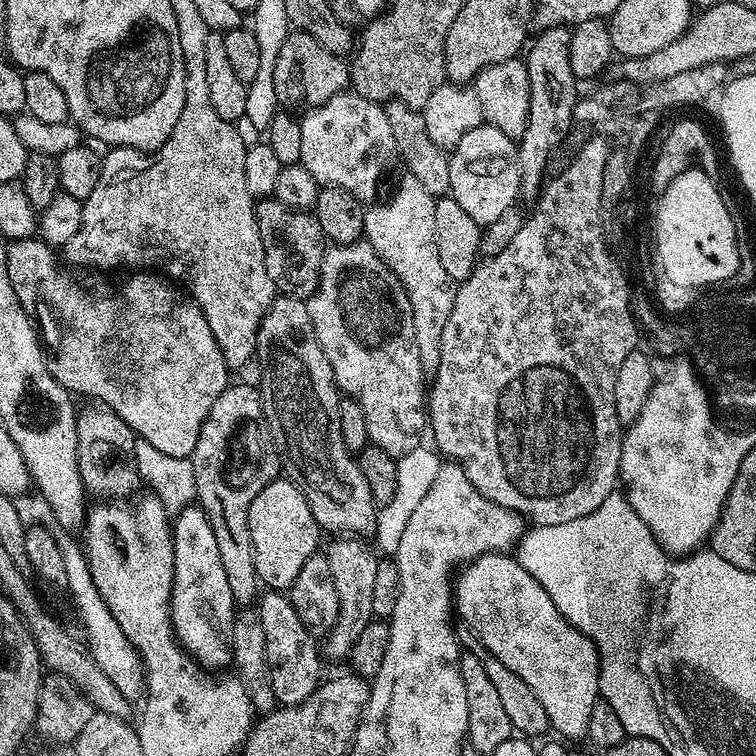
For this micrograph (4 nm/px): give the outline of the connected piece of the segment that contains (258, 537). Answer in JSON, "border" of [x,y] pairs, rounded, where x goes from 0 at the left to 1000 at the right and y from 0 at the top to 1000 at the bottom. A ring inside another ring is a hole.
{"border":[[[380,632],[358,635],[341,653],[341,659],[331,664],[328,694],[336,722],[340,769],[354,780],[385,778],[394,754],[399,751],[399,743],[419,730],[422,720],[418,718],[426,710],[426,700],[418,692],[399,648],[394,648],[394,643]]]}

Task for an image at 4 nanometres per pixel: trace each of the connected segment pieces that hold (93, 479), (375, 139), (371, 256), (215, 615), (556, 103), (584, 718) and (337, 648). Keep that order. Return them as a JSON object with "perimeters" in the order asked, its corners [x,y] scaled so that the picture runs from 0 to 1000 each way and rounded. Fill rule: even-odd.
{"perimeters":[[[[136,537],[107,538],[101,546],[103,574],[103,622],[112,647],[127,659],[169,659],[169,655],[188,640],[180,615],[172,601],[180,597],[180,573],[143,540]]],[[[456,119],[447,123],[442,130],[437,130],[426,140],[419,143],[409,143],[396,155],[399,167],[399,204],[397,205],[397,216],[402,218],[405,225],[410,225],[410,230],[425,246],[447,246],[452,251],[463,251],[463,257],[468,257],[468,262],[474,262],[478,267],[492,267],[499,263],[497,253],[503,249],[503,237],[508,233],[508,226],[513,222],[513,216],[521,212],[524,189],[521,188],[521,177],[516,177],[516,160],[511,157],[507,142],[499,134],[485,132],[484,128],[474,126],[474,123]]],[[[484,320],[439,323],[426,341],[423,377],[405,401],[415,442],[437,479],[446,515],[471,529],[479,537],[479,548],[484,548],[488,583],[525,606],[557,591],[556,581],[563,577],[563,511],[558,508],[563,493],[553,468],[553,452],[548,452],[542,394],[537,394],[537,384],[521,357]]],[[[250,669],[231,679],[228,700],[228,791],[225,820],[237,851],[254,865],[275,862],[282,857],[291,862],[299,852],[288,843],[308,829],[312,792],[304,786],[304,770],[299,754],[294,754],[294,733],[288,733],[288,712],[283,712],[283,696],[263,669]]],[[[750,36],[722,37],[713,46],[696,63],[696,83],[701,98],[701,156],[696,161],[696,177],[690,177],[683,198],[688,251],[694,261],[708,261],[716,253],[714,231],[724,225],[725,210],[737,200],[737,192],[745,188],[746,180],[758,168],[757,147],[765,131],[765,107],[759,93],[754,93],[751,62],[755,41]]],[[[646,730],[640,735],[635,735],[607,753],[606,761],[601,767],[601,810],[604,816],[610,815],[612,829],[620,831],[627,840],[635,845],[635,852],[643,854],[643,860],[648,860],[648,865],[653,865],[653,870],[659,870],[675,886],[680,886],[680,892],[685,892],[685,897],[690,897],[690,902],[696,902],[696,907],[701,907],[701,913],[706,913],[712,929],[717,929],[717,935],[722,938],[722,950],[725,951],[729,967],[737,975],[745,976],[747,980],[758,981],[769,974],[776,975],[778,962],[780,960],[780,947],[784,943],[790,926],[795,925],[794,919],[794,866],[786,854],[786,849],[774,836],[763,833],[755,823],[738,807],[738,802],[733,802],[733,791],[728,791],[728,786],[722,786],[722,780],[708,767],[698,755],[688,747],[681,734],[668,733],[664,730]]],[[[464,706],[451,708],[440,713],[431,734],[437,743],[437,754],[442,754],[442,775],[447,780],[447,796],[450,798],[450,816],[433,837],[434,862],[442,872],[450,873],[464,869],[466,851],[483,828],[491,825],[495,819],[492,808],[492,782],[495,780],[495,765],[497,763],[499,731],[491,724],[481,721],[480,713]]]]}

